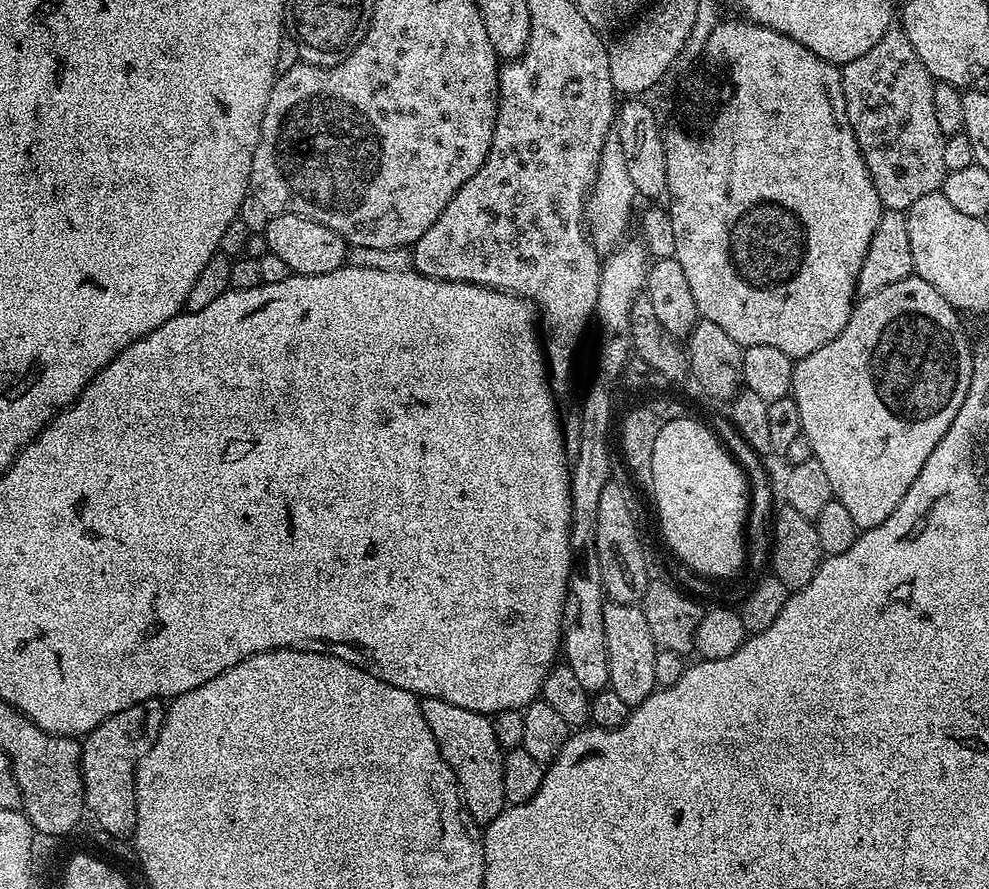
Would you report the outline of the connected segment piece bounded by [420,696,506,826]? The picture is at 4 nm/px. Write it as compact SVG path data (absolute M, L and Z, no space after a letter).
M423 697L420 700L422 718L426 718L426 726L430 726L430 734L438 742L438 750L442 758L450 766L456 784L460 788L460 798L464 801L464 809L474 818L474 822L487 826L506 807L506 789L502 786L502 766L504 765L505 749L500 747L498 738L494 738L494 726L491 719L480 712L465 710L463 706L454 706L454 702L442 702L442 698Z

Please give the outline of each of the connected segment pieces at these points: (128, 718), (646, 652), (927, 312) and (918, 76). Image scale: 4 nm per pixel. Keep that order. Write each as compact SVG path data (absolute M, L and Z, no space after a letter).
M163 699L147 700L146 702L138 702L134 706L130 706L126 710L122 710L118 714L114 714L110 718L106 718L106 722L102 722L95 730L83 737L82 747L80 749L80 773L82 774L82 786L84 787L84 806L89 817L96 819L96 824L108 836L128 836L131 837L136 831L136 767L138 762L142 762L142 758L146 758L146 754L154 746L154 742L158 738L158 734L162 730L162 722L166 704Z
M635 604L604 605L604 629L606 630L606 650L610 658L610 678L608 683L629 706L641 704L658 685L654 678L654 658L657 654L654 634L646 622L643 607Z
M913 274L902 278L902 282L894 282L894 286L886 286L886 290L878 290L878 294L857 299L842 334L826 342L826 346L814 350L814 354L806 354L792 365L790 395L798 406L800 431L806 438L810 438L812 455L815 460L822 462L822 470L826 474L826 479L830 481L830 490L834 499L842 502L842 506L846 506L850 518L854 518L857 529L878 526L886 522L886 518L890 518L894 510L898 510L898 502L906 498L906 490L914 486L914 478L922 474L922 466L926 466L926 458L934 454L934 446L942 442L946 430L950 430L950 422L954 422L954 414L958 414L958 410L962 410L962 402L966 402L966 394L970 390L972 381L973 345L970 340L968 344L968 336L964 333L960 320L962 320L961 313L952 308L950 302L946 302L946 298L942 298L942 294L938 294L938 290L930 286L930 282Z
M889 30L881 40L874 42L874 46L870 46L870 50L866 50L866 54L862 54L862 58L843 64L840 81L846 98L846 114L850 114L854 138L862 150L866 170L874 182L874 190L878 190L881 205L889 212L907 213L918 198L941 191L949 171L944 145L946 137L934 115L934 81L926 66L922 66L922 58L914 54L914 46L910 46L910 38L906 38L904 31Z

